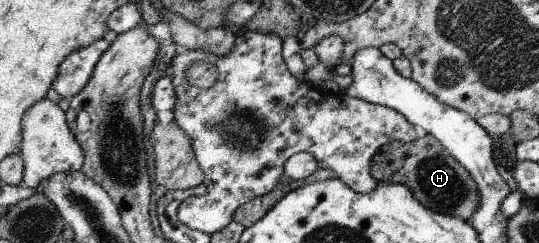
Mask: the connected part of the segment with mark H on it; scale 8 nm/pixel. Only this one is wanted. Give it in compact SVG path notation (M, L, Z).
M421 133L411 141L393 141L381 147L371 160L371 175L379 181L389 181L407 186L413 197L427 209L443 215L455 215L468 221L479 207L479 191L467 169L455 161L439 140L431 134Z

